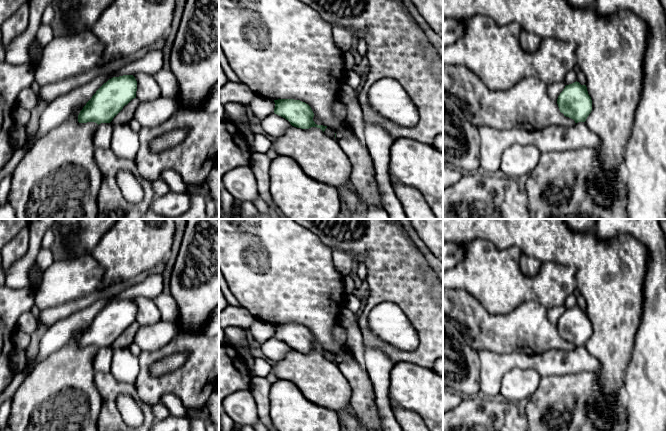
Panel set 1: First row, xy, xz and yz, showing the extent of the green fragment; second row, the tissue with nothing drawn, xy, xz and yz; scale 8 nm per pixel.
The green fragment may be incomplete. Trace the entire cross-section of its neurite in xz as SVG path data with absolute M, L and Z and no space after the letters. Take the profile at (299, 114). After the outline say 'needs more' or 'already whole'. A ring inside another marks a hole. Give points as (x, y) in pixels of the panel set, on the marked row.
M278 99L274 102L274 113L288 120L294 127L301 129L317 127L323 132L327 128L327 126L317 125L313 121L314 113L305 102L294 99Z; already whole

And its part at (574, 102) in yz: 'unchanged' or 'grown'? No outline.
unchanged

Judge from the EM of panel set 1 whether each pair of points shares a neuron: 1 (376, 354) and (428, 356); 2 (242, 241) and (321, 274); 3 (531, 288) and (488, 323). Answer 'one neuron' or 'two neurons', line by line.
1: two neurons
2: one neuron
3: two neurons

